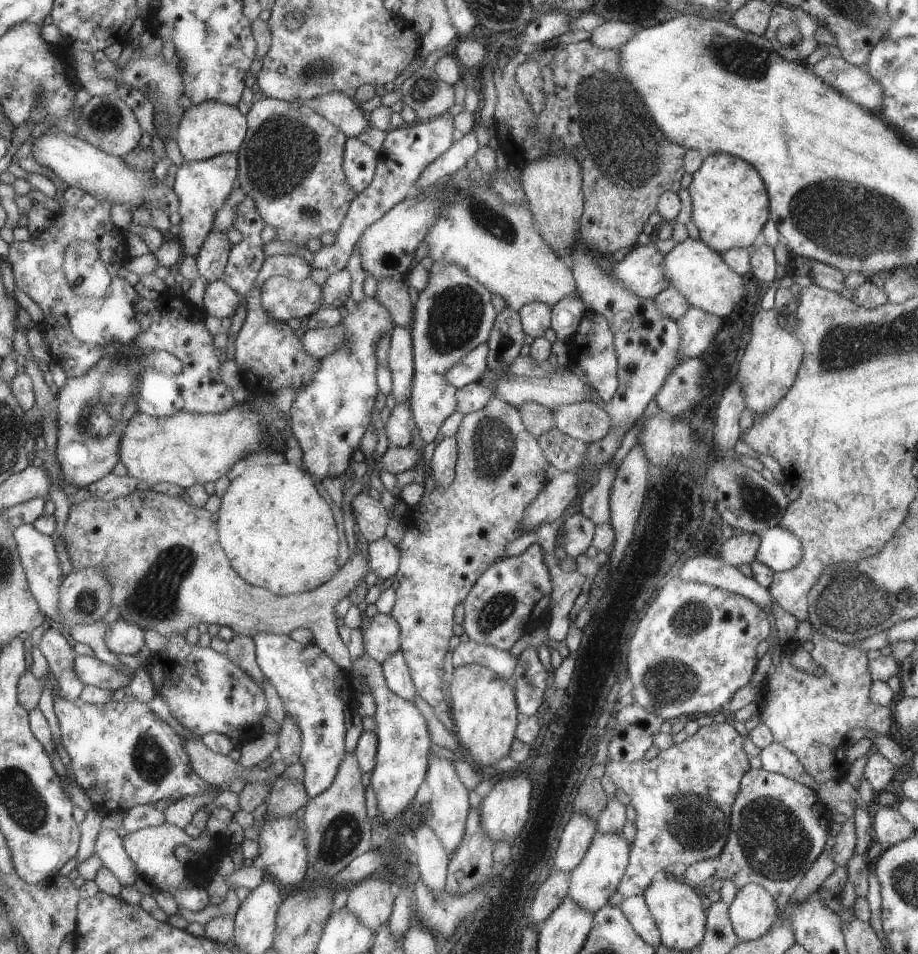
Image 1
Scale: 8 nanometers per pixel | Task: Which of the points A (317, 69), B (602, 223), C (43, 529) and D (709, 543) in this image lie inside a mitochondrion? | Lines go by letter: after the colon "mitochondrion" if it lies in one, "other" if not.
A: mitochondrion
B: other
C: other
D: other

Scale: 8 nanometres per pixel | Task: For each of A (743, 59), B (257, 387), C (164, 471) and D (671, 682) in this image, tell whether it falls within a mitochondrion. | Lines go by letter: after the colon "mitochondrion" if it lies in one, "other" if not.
A: mitochondrion
B: other
C: other
D: mitochondrion

